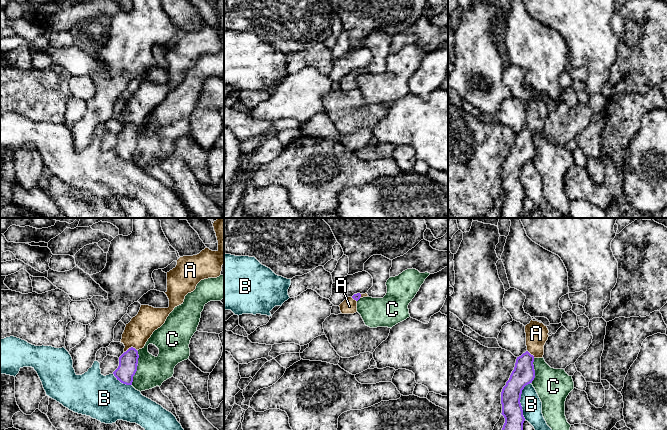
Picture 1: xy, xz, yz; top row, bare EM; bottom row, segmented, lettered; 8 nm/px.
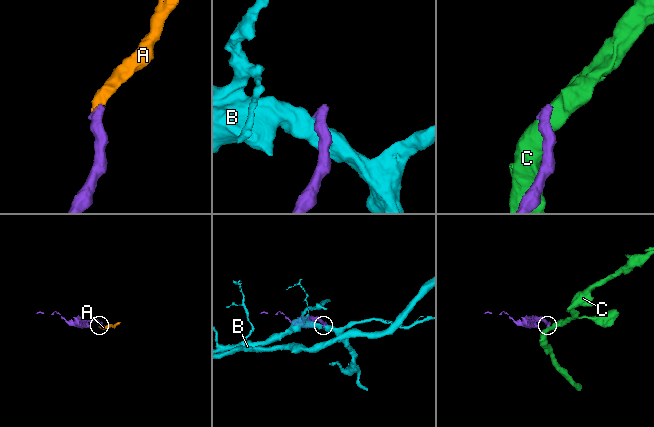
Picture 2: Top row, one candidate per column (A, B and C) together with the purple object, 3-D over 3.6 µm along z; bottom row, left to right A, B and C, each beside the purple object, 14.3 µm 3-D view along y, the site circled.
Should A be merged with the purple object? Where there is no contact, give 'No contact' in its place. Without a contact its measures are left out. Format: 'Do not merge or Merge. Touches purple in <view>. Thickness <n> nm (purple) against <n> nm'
Merge. Touches purple in xy. Thickness 150 nm (purple) against 200 nm

